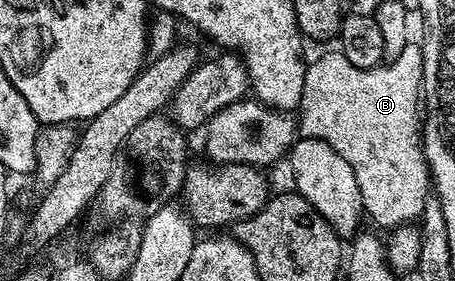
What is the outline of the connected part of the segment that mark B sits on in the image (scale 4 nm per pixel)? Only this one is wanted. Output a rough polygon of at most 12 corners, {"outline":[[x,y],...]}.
{"outline":[[422,45],[371,70],[307,66],[298,133],[353,168],[363,213],[414,223]]}

